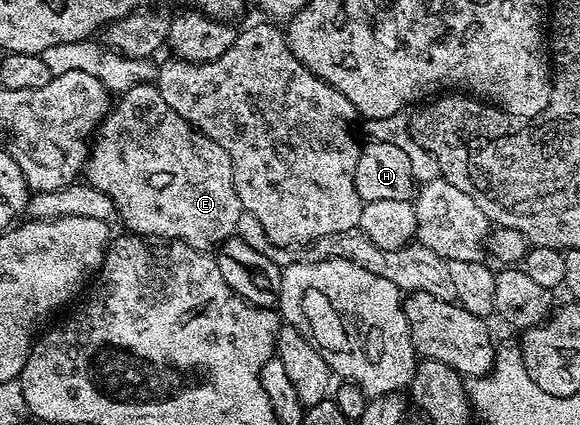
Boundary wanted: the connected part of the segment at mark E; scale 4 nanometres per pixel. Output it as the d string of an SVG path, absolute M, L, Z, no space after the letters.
M155 84L130 87L124 93L119 94L117 101L120 102L117 105L115 102L111 106L110 112L104 118L98 130L98 136L91 146L86 166L86 181L87 184L98 187L98 191L106 191L106 195L110 195L110 199L114 199L120 221L122 225L128 228L125 230L129 234L145 239L163 239L165 242L185 241L187 245L193 245L195 249L201 251L208 251L213 247L218 247L225 239L233 236L236 232L238 215L242 210L238 199L238 191L234 191L234 171L230 163L230 155L226 155L226 151L222 147L218 147L218 143L214 143L214 139L210 139L204 133L199 133L193 127L191 121L182 119L182 115L178 115L178 111L174 111L174 107L169 107L166 104L166 99L162 99L162 95L157 91Z

